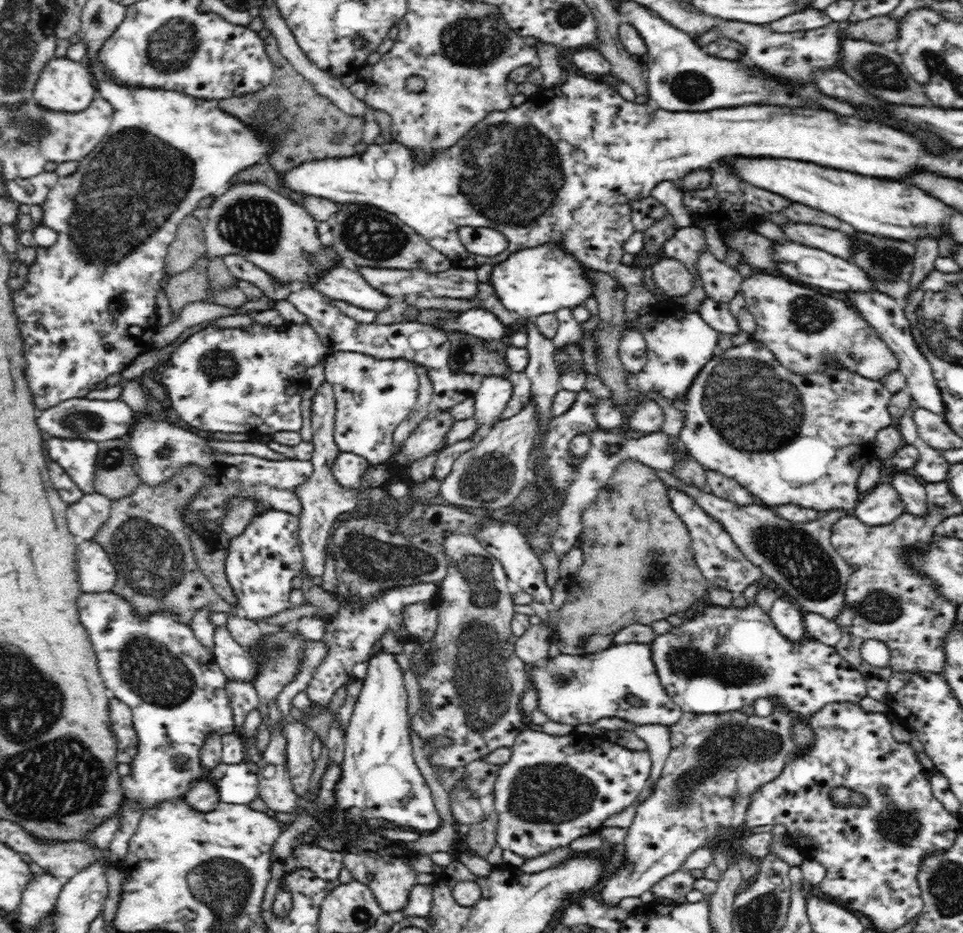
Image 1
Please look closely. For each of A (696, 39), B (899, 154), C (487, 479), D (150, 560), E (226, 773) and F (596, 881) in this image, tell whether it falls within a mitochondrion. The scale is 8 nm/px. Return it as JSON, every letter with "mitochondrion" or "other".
{"A":"other","B":"other","C":"mitochondrion","D":"mitochondrion","E":"other","F":"other"}

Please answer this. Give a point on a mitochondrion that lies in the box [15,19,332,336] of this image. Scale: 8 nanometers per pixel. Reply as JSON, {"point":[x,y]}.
{"point":[137,172]}

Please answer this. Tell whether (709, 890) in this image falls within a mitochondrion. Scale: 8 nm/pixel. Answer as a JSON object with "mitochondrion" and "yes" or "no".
{"mitochondrion":"no"}

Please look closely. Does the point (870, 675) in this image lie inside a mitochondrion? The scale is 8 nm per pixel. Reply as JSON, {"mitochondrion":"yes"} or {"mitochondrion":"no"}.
{"mitochondrion":"no"}

